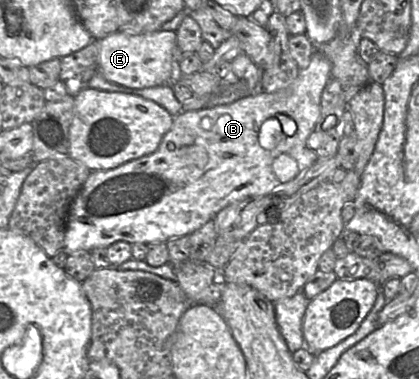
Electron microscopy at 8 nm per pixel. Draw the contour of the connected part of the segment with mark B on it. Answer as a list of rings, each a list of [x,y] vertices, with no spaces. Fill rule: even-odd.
[[[320,52],[312,54],[310,63],[305,69],[299,70],[296,80],[286,89],[274,93],[256,91],[252,95],[243,97],[230,104],[213,107],[204,107],[194,111],[181,111],[174,116],[171,129],[163,136],[156,151],[138,159],[131,160],[114,169],[91,171],[81,190],[70,205],[65,228],[64,251],[70,255],[77,251],[91,251],[94,248],[107,248],[118,241],[125,241],[130,244],[135,243],[159,243],[178,238],[184,235],[191,235],[201,228],[205,223],[214,219],[216,214],[230,204],[242,204],[264,196],[281,184],[294,180],[302,172],[311,167],[317,160],[316,150],[308,147],[307,140],[315,131],[316,124],[321,115],[321,96],[328,82],[331,80],[331,62]],[[185,145],[202,145],[208,154],[208,162],[202,168],[185,165],[180,157],[180,148]]]

